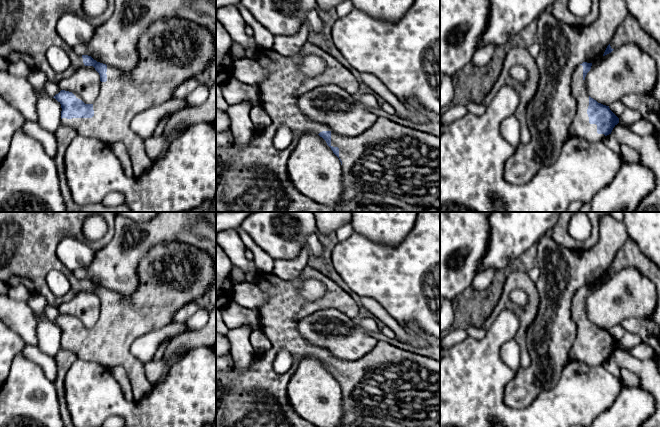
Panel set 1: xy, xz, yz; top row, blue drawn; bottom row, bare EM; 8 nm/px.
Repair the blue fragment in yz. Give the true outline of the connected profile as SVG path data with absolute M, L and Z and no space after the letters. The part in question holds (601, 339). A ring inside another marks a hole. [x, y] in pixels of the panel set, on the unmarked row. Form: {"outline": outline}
{"outline": "M583 286L573 296L571 316L576 325L576 337L569 352L569 360L580 361L590 366L599 366L611 358L619 342L609 330L591 322L584 306L592 287Z"}

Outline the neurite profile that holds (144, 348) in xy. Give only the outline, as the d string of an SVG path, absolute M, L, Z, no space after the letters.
M171 322L158 330L140 336L131 346L131 353L144 364L152 360L160 343L169 337L175 337L187 332L185 322Z

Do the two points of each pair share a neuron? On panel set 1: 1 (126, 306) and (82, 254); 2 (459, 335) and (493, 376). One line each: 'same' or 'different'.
1: different
2: different

